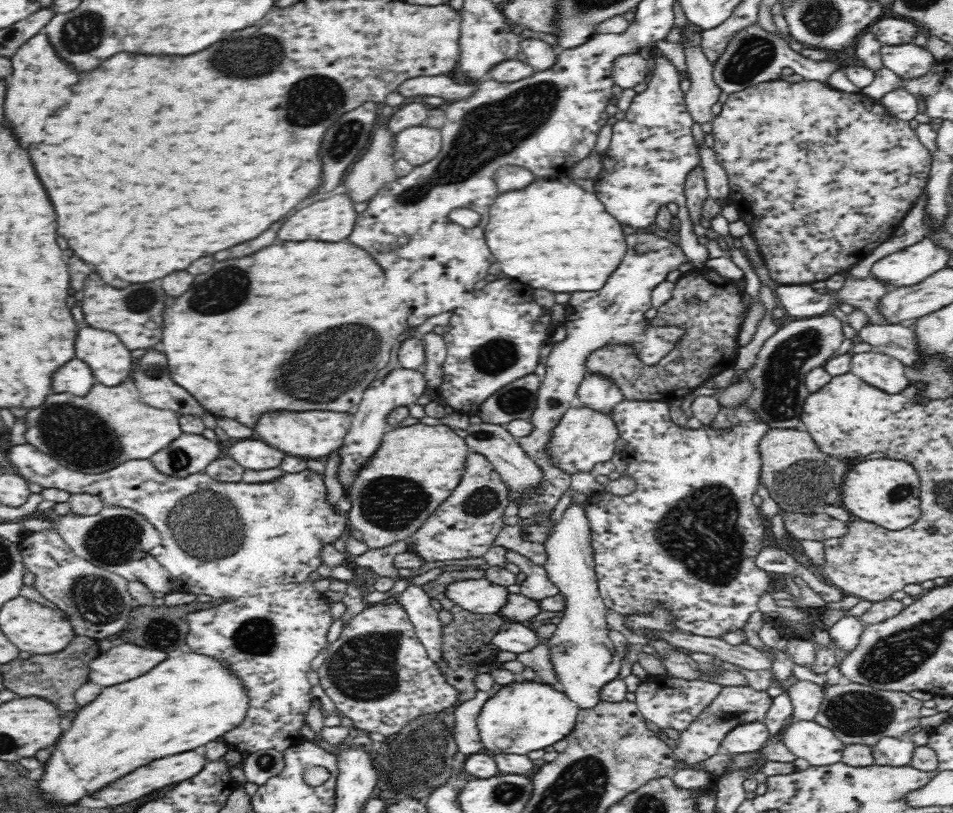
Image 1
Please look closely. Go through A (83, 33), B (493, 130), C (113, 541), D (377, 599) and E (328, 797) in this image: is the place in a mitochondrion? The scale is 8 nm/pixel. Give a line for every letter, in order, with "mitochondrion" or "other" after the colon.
A: mitochondrion
B: mitochondrion
C: mitochondrion
D: other
E: other

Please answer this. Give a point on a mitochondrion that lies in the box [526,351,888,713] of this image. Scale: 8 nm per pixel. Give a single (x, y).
(707, 538)

